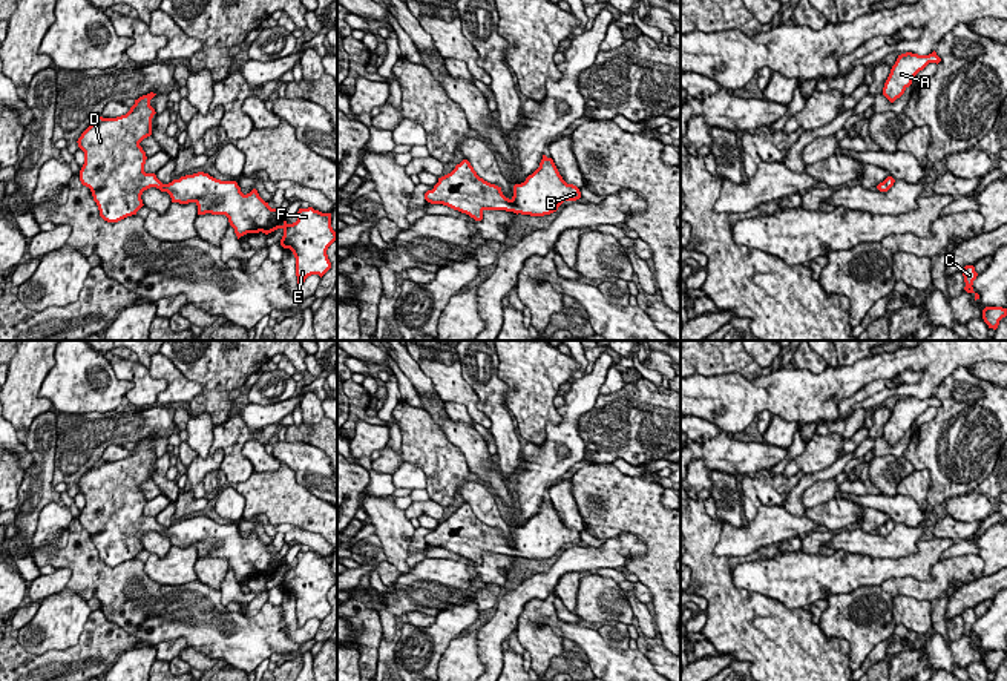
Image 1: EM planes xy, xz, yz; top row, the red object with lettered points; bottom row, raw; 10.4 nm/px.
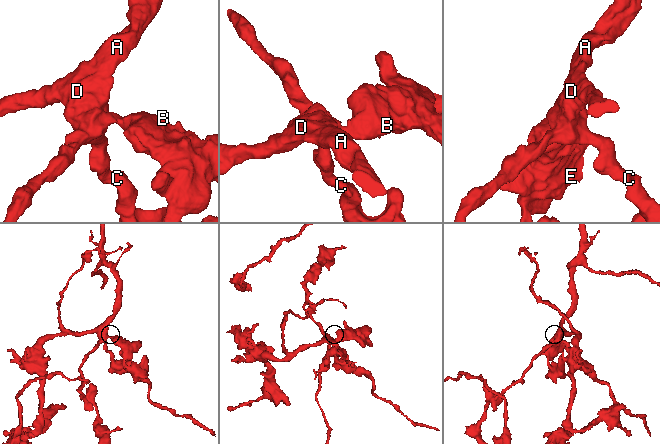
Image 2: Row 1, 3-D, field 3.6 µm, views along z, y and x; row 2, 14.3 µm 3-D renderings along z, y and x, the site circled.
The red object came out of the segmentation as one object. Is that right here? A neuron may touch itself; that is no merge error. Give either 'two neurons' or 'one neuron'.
one neuron

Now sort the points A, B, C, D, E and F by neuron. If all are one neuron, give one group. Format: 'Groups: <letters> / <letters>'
Groups: A B C D E F

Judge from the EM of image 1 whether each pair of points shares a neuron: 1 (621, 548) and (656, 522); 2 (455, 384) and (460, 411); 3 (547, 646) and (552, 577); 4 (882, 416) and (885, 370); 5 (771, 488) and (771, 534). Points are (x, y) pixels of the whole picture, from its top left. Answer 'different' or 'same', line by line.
1: different
2: different
3: different
4: different
5: different

